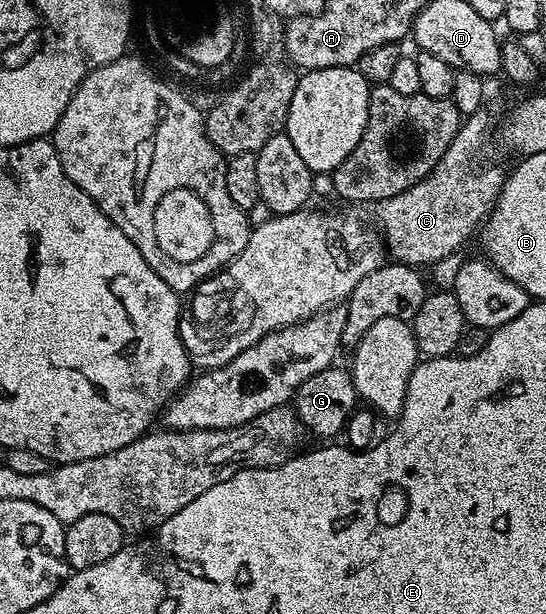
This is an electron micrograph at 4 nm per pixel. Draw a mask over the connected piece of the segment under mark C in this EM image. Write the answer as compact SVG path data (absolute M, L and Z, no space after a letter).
M480 110L462 121L459 133L431 175L409 190L374 205L378 231L385 237L386 251L400 264L435 264L451 256L471 235L482 229L503 193L505 172L497 165L475 168L475 152L479 152L493 136L493 124Z

